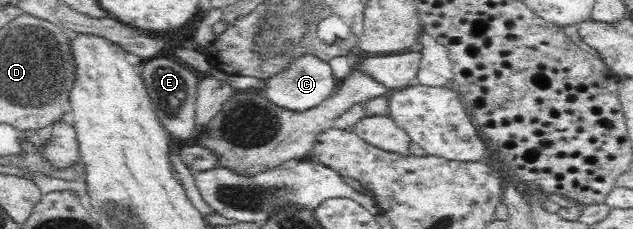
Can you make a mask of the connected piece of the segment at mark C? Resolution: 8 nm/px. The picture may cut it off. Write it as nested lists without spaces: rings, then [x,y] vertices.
[[[308,54],[307,57],[299,57],[299,61],[293,61],[281,73],[267,78],[267,85],[260,93],[277,108],[286,109],[288,112],[299,112],[305,111],[329,97],[336,88],[337,82],[338,80],[330,74],[326,61]]]

